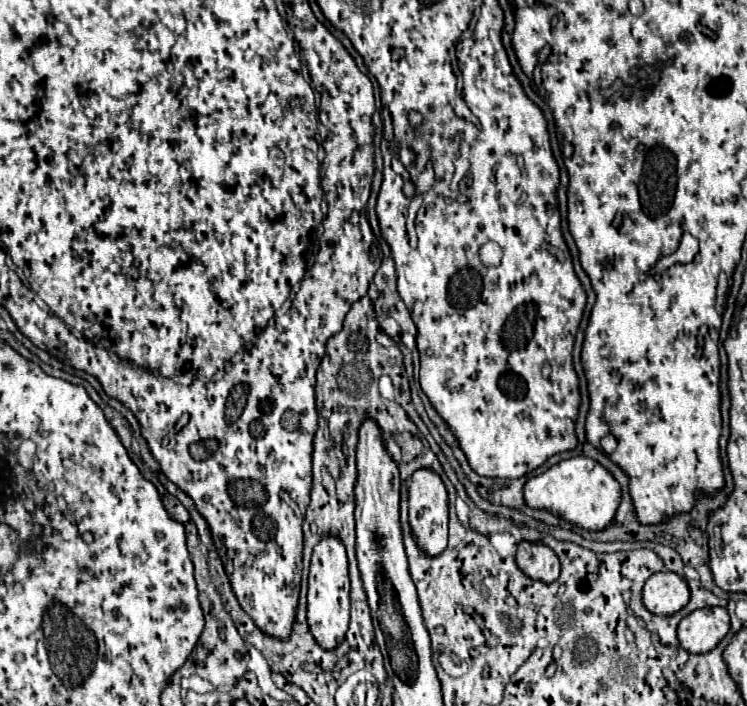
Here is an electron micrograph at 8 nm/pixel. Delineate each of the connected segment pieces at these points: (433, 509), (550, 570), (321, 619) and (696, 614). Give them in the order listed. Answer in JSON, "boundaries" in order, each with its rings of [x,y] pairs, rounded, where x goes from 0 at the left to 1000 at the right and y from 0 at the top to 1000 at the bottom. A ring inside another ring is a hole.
{"boundaries":[[[[560,663],[549,677],[549,745],[552,754],[565,771],[565,779],[576,788],[592,782],[600,765],[600,694],[592,677],[576,663]]],[[[699,765],[691,779],[691,796],[704,810],[704,816],[715,822],[742,824],[750,813],[750,793],[744,782],[728,768]]],[[[434,759],[418,782],[418,802],[412,819],[412,884],[418,901],[442,921],[458,909],[469,878],[469,822],[466,822],[466,790],[463,776],[452,759]]],[[[940,861],[916,873],[908,884],[908,907],[926,926],[945,926],[975,898],[977,873],[969,861]]]]}

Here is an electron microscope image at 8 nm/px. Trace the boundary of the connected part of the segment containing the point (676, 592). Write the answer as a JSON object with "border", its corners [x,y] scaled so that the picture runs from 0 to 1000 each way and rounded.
{"border":[[[886,807],[865,822],[859,850],[873,870],[900,873],[921,856],[924,833],[921,824],[905,810]]]}

